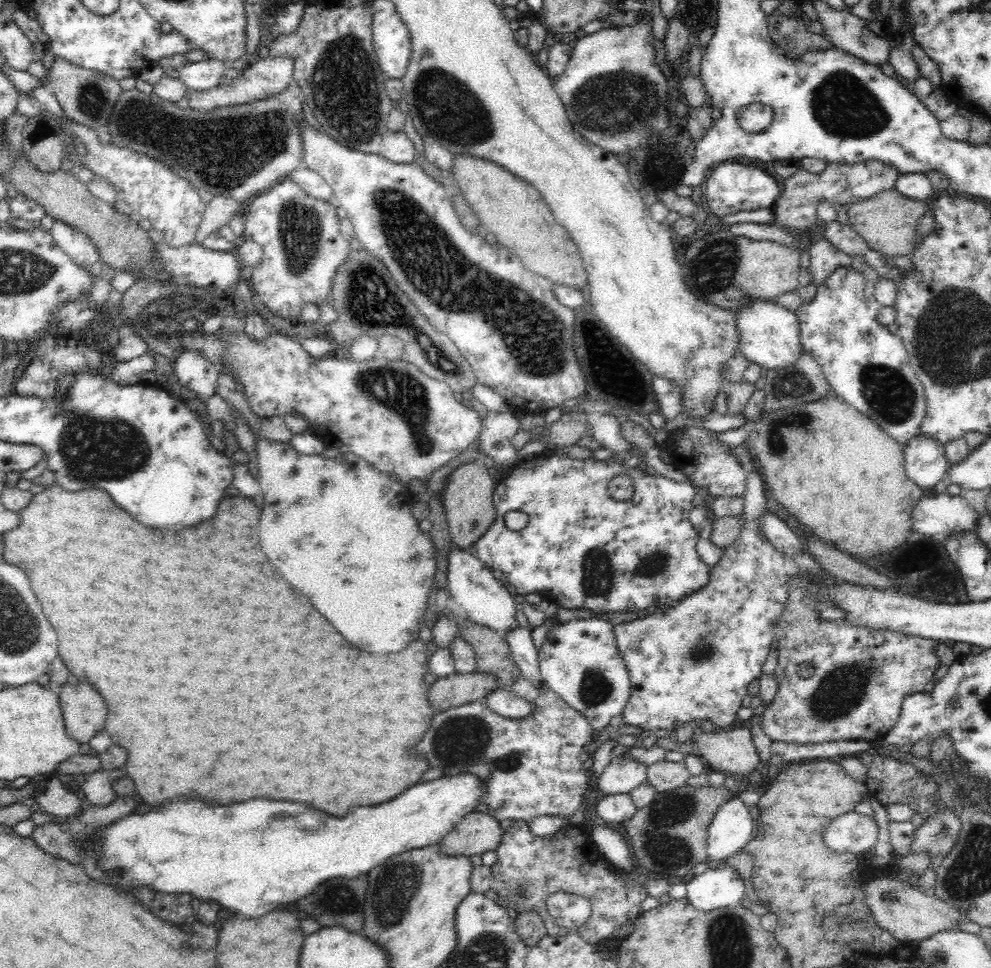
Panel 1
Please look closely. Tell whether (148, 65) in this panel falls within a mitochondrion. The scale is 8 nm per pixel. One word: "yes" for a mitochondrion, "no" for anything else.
no

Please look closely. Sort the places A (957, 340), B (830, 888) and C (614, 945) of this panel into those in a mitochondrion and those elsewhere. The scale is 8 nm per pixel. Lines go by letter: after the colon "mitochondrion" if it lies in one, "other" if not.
A: mitochondrion
B: other
C: other

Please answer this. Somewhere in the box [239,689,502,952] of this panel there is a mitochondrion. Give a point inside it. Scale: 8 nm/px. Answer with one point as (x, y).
(397, 888)

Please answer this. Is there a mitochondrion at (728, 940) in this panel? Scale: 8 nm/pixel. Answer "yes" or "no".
yes

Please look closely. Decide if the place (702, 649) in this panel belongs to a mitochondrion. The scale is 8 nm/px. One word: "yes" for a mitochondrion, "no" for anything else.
yes

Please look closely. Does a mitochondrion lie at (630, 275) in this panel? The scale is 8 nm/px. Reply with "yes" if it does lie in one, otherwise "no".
no

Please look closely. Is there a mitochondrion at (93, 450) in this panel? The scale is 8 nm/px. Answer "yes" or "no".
yes

